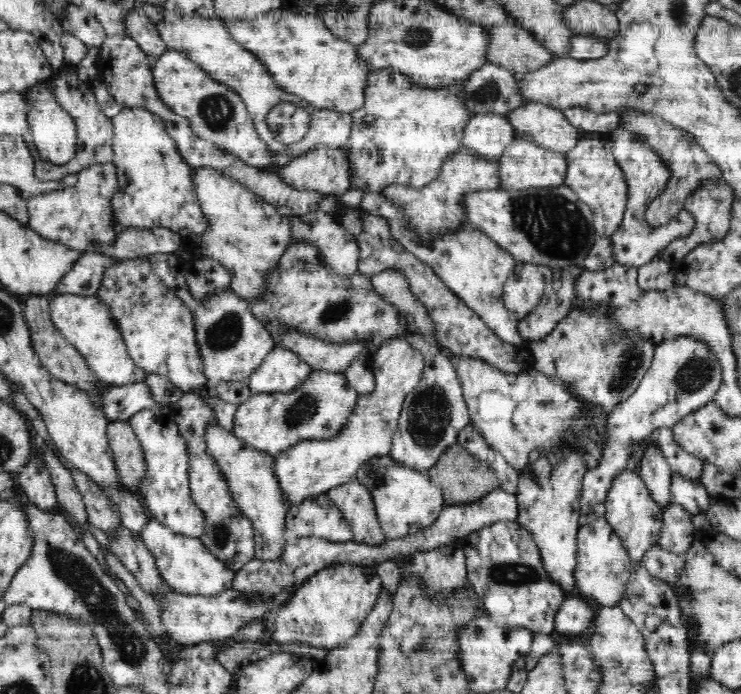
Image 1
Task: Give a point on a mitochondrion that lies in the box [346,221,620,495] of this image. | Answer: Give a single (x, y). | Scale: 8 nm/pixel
(428, 415)

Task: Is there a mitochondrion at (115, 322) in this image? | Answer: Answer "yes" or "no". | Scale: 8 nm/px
no

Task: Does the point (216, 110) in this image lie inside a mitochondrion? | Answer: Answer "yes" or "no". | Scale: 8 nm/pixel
yes

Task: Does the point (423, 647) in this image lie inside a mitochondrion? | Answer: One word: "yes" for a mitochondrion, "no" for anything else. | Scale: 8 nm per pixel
yes

